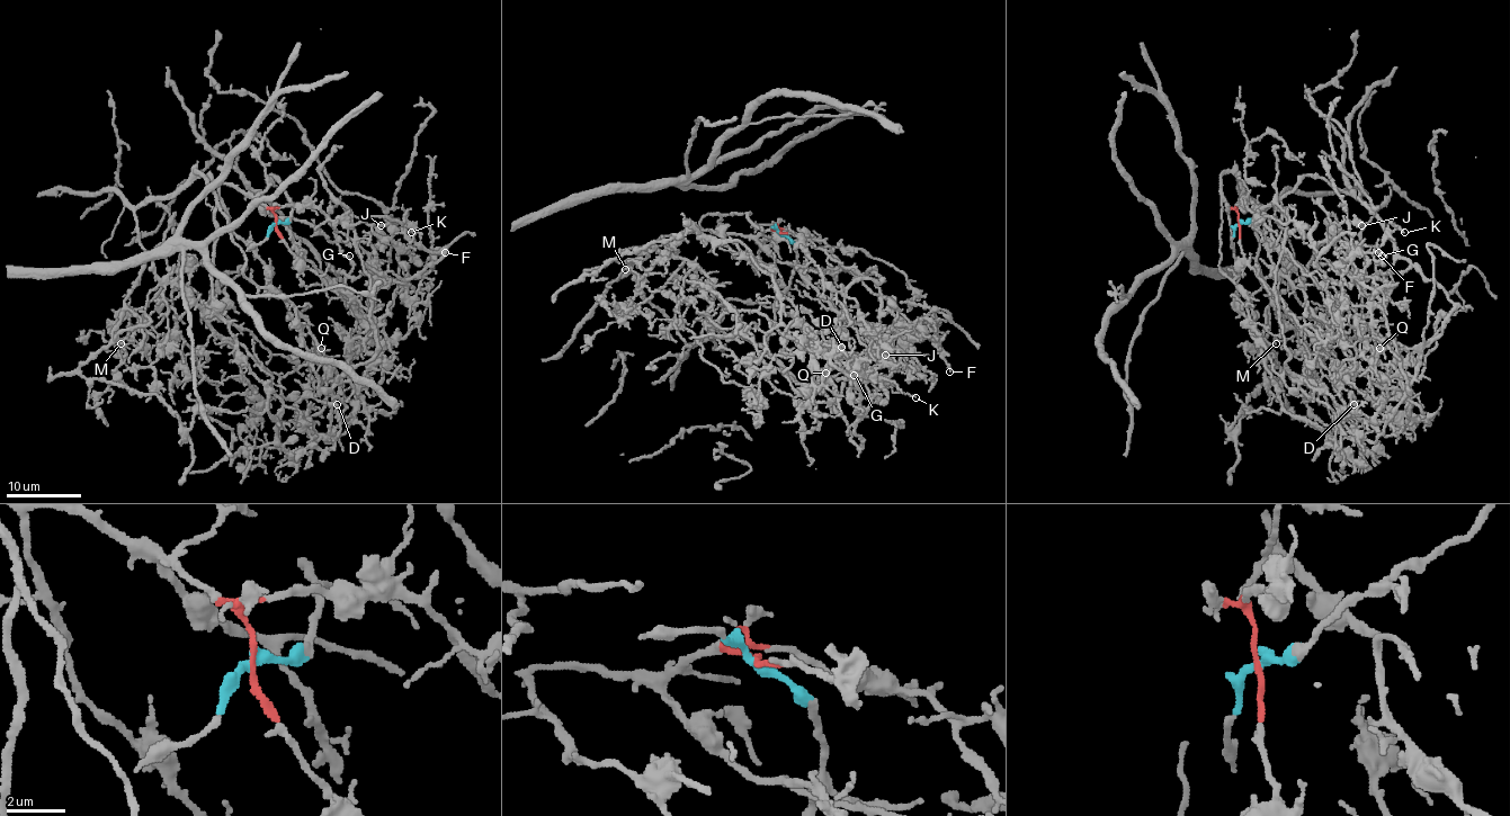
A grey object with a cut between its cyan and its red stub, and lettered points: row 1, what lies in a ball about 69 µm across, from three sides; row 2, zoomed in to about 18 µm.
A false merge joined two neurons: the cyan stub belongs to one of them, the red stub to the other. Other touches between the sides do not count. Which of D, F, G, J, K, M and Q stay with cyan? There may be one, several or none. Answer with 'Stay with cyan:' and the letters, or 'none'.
Stay with cyan: none

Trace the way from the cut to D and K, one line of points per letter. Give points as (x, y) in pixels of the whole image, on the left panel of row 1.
D: (275, 223), (250, 196), (202, 176), (135, 212), (152, 269), (270, 375), (287, 406), (315, 397), (338, 404)
K: (275, 223), (252, 198), (273, 217), (313, 224), (330, 241), (372, 252), (386, 247), (378, 229), (410, 232)

